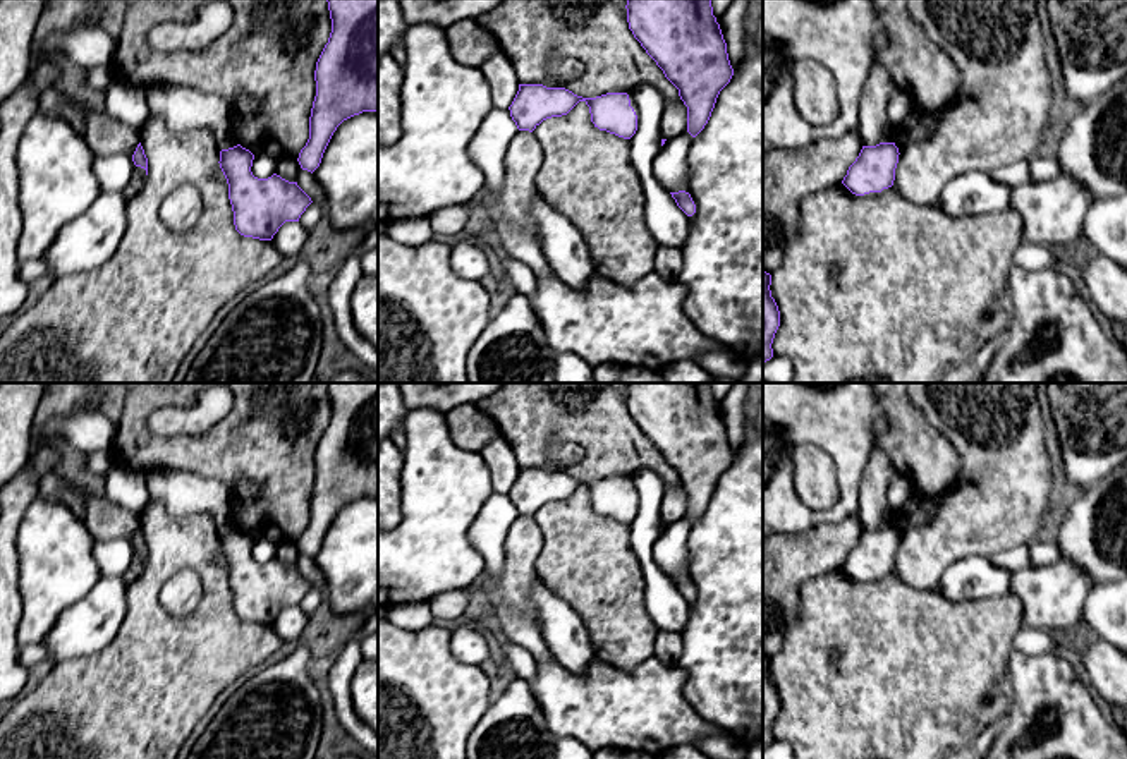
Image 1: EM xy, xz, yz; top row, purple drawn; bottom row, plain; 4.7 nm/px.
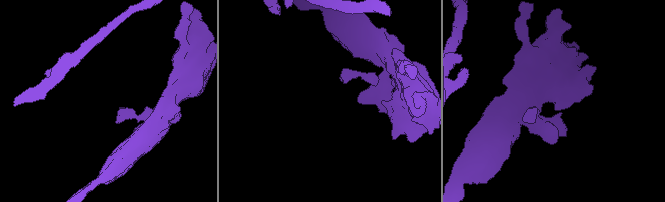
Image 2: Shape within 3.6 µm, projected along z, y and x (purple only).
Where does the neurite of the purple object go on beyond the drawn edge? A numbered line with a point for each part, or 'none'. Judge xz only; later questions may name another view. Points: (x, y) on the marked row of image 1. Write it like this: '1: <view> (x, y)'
1: xz (524, 155)

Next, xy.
1: xy (140, 176)

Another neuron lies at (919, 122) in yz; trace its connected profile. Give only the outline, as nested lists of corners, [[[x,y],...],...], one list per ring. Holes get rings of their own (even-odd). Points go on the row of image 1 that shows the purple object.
[[[914,101],[904,122],[892,129],[892,143],[899,148],[899,153],[907,143],[929,136],[945,112],[947,106],[928,110]]]

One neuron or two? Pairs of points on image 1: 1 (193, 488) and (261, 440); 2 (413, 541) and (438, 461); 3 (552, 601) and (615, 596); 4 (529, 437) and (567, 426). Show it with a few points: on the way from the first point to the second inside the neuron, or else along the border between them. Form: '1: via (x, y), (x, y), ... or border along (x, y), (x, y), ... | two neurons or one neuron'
1: border along (170, 464), (222, 481), (234, 497), (236, 507) | two neurons
2: via (433, 521), (438, 509), (438, 481) | one neuron
3: border along (540, 579), (579, 617), (586, 632) | two neurons
4: via (538, 428), (559, 426) | one neuron

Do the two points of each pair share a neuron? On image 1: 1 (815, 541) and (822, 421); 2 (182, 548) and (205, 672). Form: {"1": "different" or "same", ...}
{"1": "different", "2": "same"}

